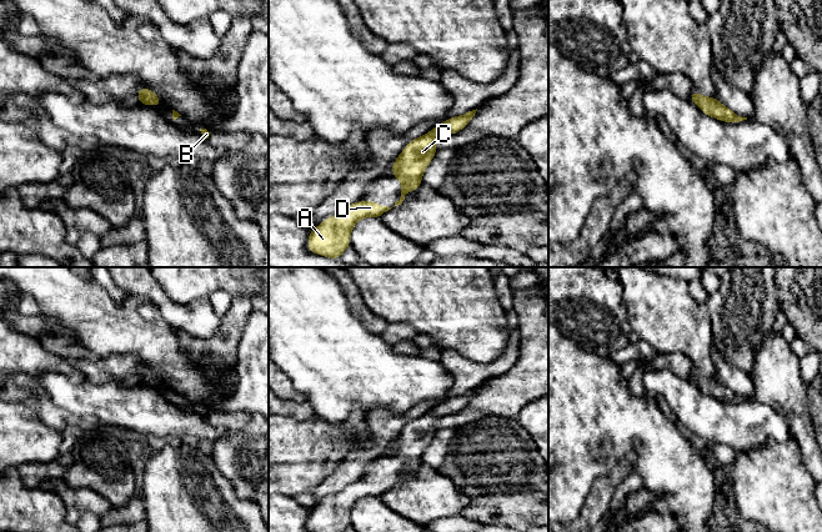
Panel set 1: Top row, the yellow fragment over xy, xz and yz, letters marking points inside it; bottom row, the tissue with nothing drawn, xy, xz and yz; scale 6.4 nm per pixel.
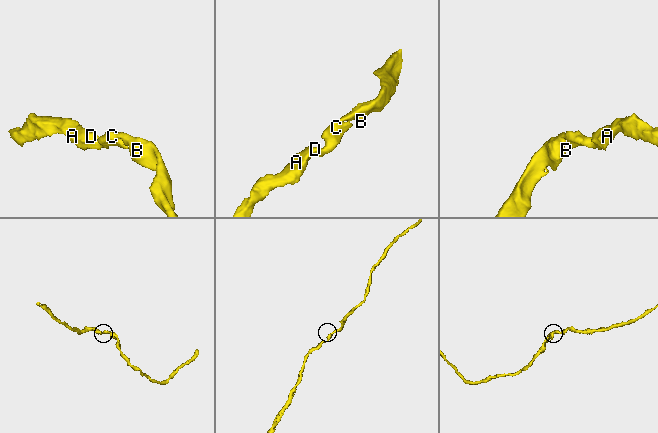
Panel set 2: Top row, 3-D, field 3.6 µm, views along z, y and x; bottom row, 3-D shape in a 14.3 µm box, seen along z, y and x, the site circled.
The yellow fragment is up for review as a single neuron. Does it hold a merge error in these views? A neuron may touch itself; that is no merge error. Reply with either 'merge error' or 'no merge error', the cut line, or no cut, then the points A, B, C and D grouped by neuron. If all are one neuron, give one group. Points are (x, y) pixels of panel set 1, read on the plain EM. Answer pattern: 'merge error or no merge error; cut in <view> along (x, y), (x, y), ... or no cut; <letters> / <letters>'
no merge error; no cut; A B C D

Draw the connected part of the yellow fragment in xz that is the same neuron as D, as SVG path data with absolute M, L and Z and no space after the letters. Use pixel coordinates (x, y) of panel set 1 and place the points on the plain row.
M376 481L350 483L341 492L325 498L310 511L307 528L310 532L344 532L351 526L351 511L361 498L382 497L391 488L380 486Z

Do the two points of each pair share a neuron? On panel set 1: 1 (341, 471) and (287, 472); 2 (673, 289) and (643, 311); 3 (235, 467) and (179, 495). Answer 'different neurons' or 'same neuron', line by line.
1: different neurons
2: same neuron
3: different neurons

